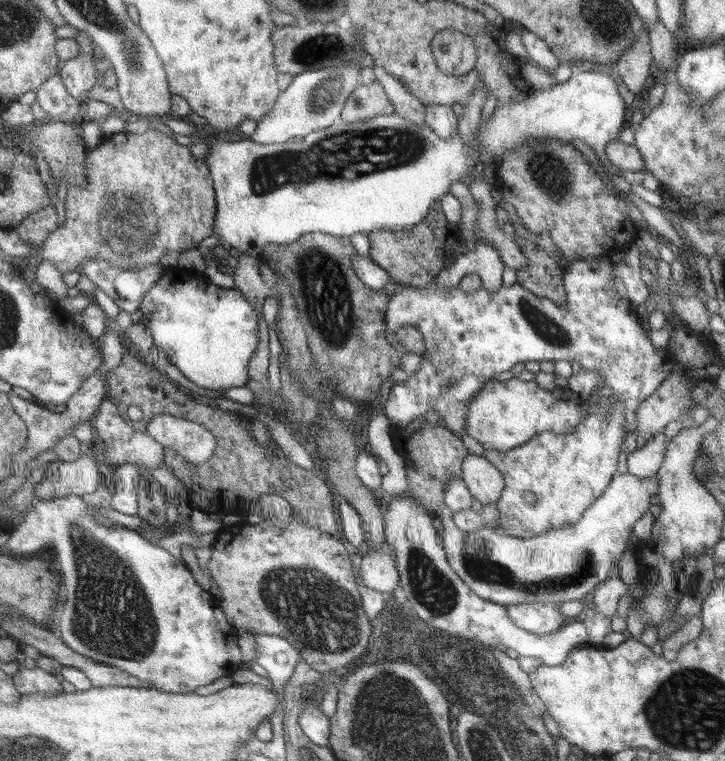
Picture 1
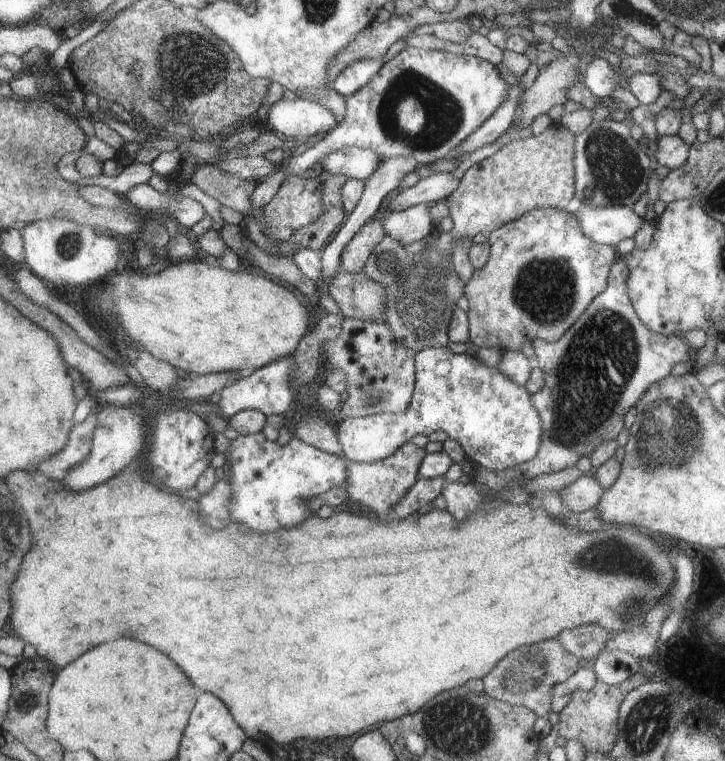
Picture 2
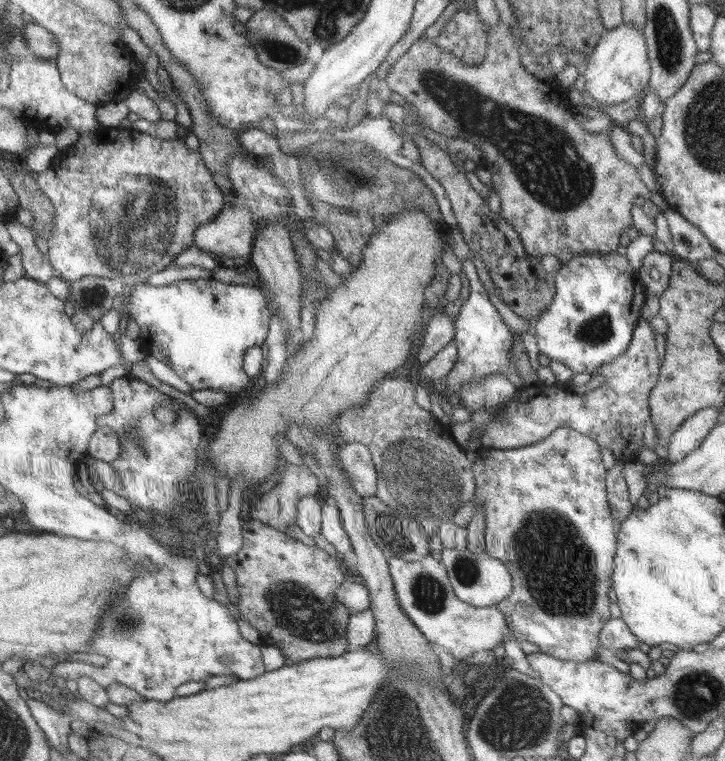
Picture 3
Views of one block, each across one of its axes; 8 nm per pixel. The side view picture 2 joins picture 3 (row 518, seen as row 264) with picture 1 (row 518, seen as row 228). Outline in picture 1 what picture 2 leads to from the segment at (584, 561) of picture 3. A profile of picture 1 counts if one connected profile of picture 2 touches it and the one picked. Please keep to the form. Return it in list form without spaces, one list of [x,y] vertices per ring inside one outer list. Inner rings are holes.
[[[614,395],[609,400],[610,413],[602,408],[596,413],[590,413],[570,434],[542,432],[528,443],[508,452],[484,450],[483,457],[499,469],[505,480],[504,491],[496,503],[499,508],[499,531],[510,536],[530,538],[540,536],[549,530],[566,528],[576,524],[583,514],[591,509],[598,496],[603,497],[602,492],[607,490],[606,486],[611,484],[610,480],[616,474],[618,454],[622,450],[620,446],[622,446],[624,422],[627,421],[627,402],[623,397]]]

